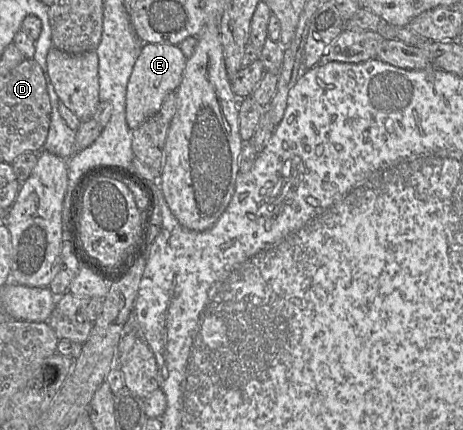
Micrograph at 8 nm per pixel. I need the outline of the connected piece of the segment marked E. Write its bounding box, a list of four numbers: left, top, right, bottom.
[125,43,187,131]

